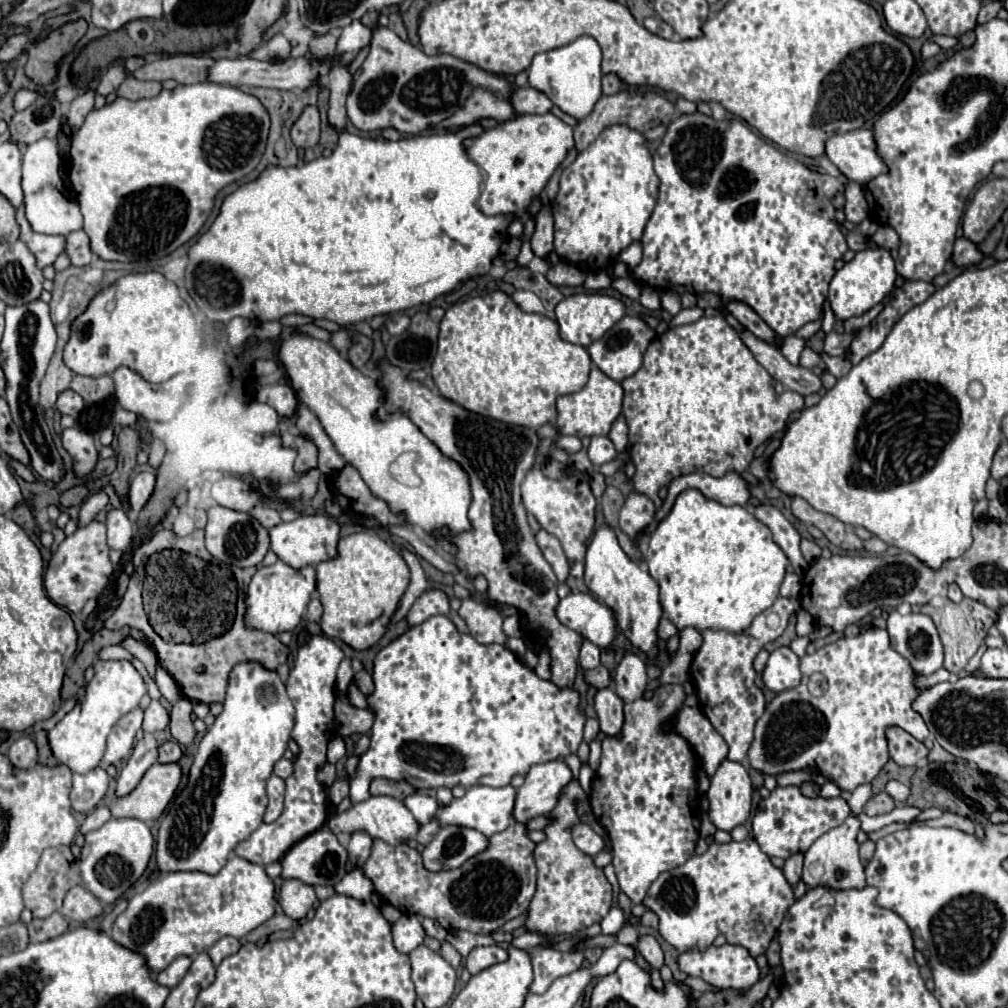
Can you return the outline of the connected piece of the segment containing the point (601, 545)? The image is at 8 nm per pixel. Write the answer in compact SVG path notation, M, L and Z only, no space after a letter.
M600 525L588 543L586 561L584 561L584 581L586 587L616 613L620 631L630 639L634 647L638 647L646 655L646 663L652 663L658 653L656 627L662 617L662 609L658 601L658 585L646 569L638 567L638 563L634 563L622 551L616 539L616 531L610 525Z

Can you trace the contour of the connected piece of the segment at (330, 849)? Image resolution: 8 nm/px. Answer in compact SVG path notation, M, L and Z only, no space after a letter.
M322 827L314 833L310 833L308 837L300 839L292 849L288 849L288 853L280 859L282 865L282 873L280 877L286 879L298 879L306 885L336 885L344 875L344 867L346 867L346 859L348 859L348 851L338 843L336 835L328 829Z

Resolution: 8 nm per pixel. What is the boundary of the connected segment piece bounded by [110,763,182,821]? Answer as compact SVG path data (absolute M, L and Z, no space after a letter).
M152 765L142 781L124 797L116 797L110 805L112 817L134 817L140 821L156 821L180 783L180 765Z

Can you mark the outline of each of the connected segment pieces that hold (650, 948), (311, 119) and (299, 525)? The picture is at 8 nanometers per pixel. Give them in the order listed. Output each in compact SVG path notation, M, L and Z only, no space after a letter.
M646 935L640 939L638 943L638 951L640 955L648 961L648 973L650 973L650 979L652 979L652 987L656 991L662 991L664 989L664 981L660 977L660 967L664 965L664 953L658 945L658 941L652 937L652 935Z
M316 107L304 109L296 125L292 127L292 141L296 147L314 147L320 137L320 115L316 115Z
M304 515L290 523L280 523L270 531L270 549L290 567L302 569L306 565L318 565L320 561L328 561L336 557L336 543L340 539L338 523L326 515Z

